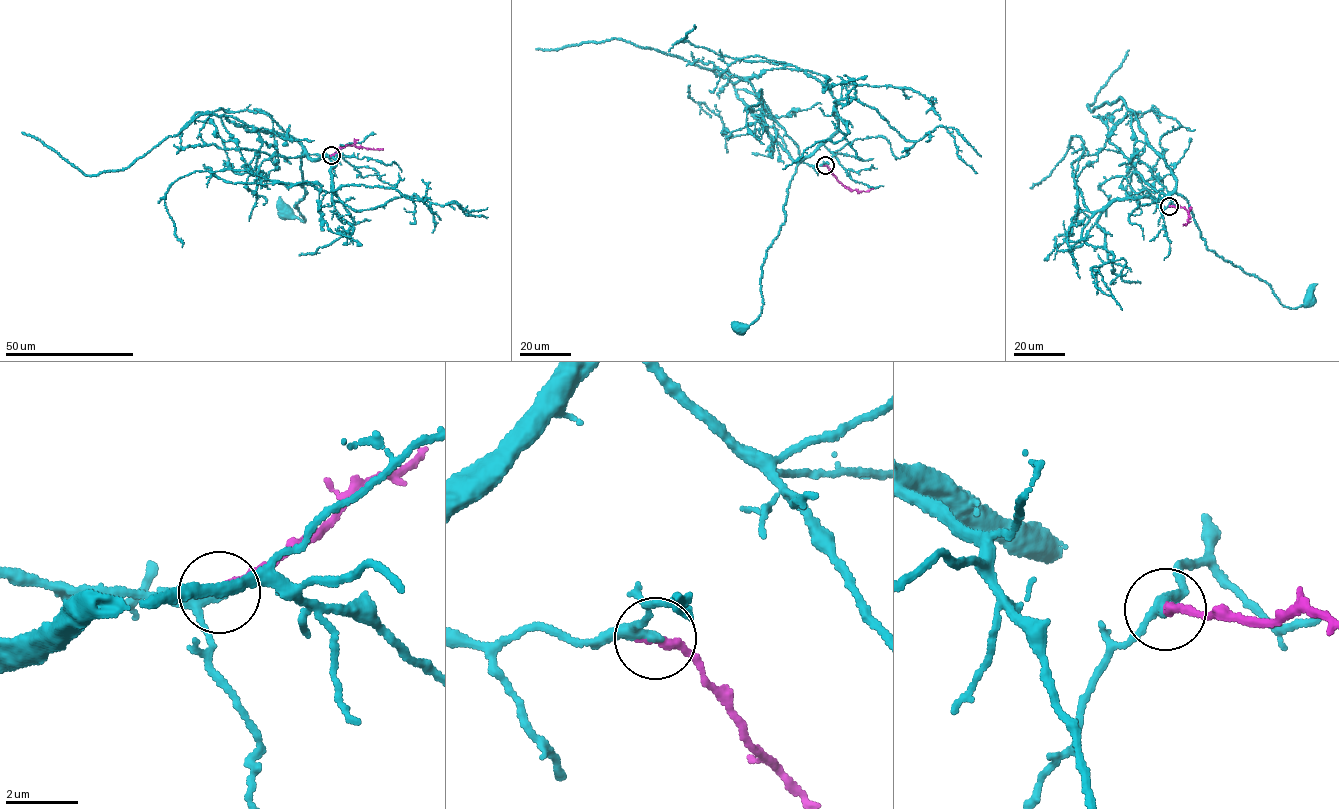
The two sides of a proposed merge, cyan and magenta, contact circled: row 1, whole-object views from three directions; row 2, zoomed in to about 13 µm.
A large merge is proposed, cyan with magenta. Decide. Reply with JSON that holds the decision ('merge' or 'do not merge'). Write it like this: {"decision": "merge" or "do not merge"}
{"decision": "merge"}

